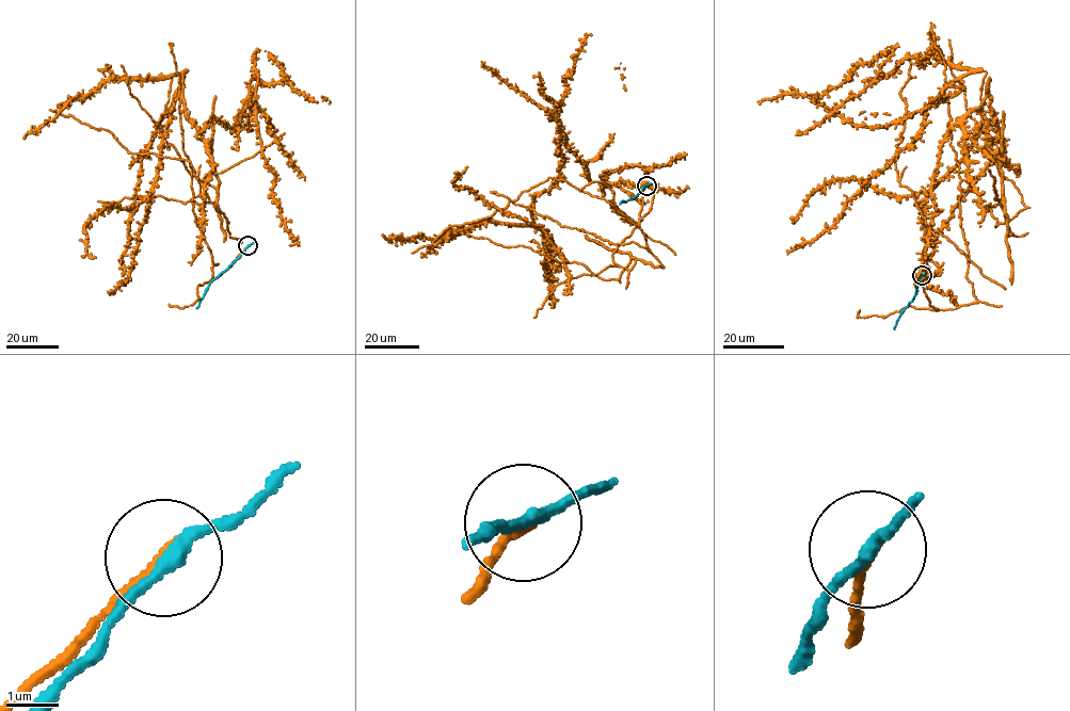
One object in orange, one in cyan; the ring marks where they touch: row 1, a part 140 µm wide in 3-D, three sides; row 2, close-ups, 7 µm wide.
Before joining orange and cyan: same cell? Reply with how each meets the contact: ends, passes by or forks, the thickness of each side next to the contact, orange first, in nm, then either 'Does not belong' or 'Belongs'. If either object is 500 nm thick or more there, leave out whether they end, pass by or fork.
At the ring orange ends. At the ring cyan passes by. Thickness 140 nm (orange) against 240 nm. Does not belong

